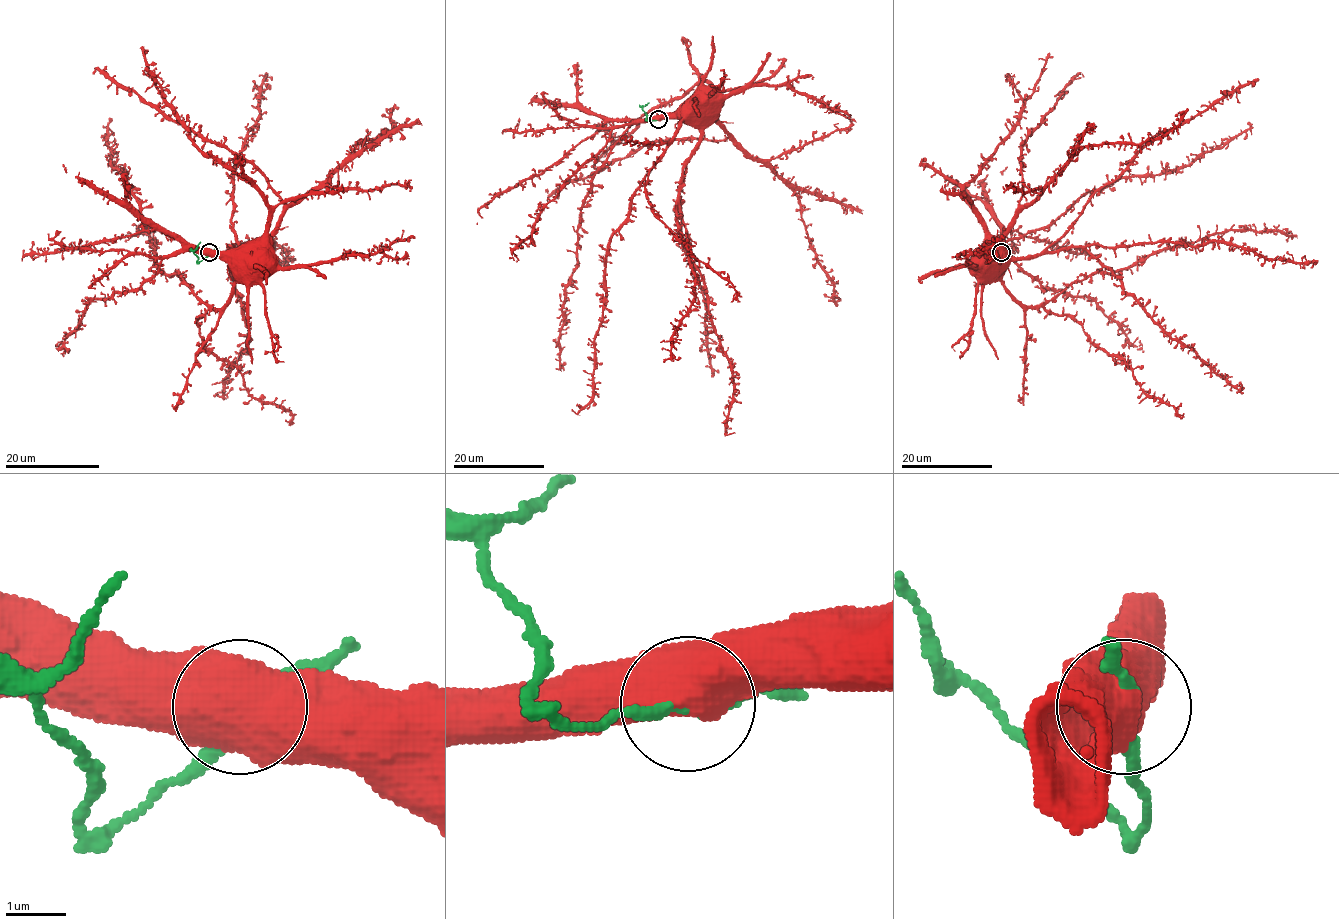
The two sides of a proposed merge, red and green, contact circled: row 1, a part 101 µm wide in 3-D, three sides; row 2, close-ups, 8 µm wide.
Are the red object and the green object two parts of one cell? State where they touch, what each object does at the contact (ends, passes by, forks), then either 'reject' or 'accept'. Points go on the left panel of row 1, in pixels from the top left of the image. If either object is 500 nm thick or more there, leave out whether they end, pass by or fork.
at (209, 252); reject

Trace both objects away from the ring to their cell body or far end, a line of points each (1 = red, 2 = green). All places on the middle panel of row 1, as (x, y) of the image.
1: (658, 120), (678, 116), (701, 98), (701, 105)
2: (658, 120), (647, 119), (642, 107), (649, 103)

